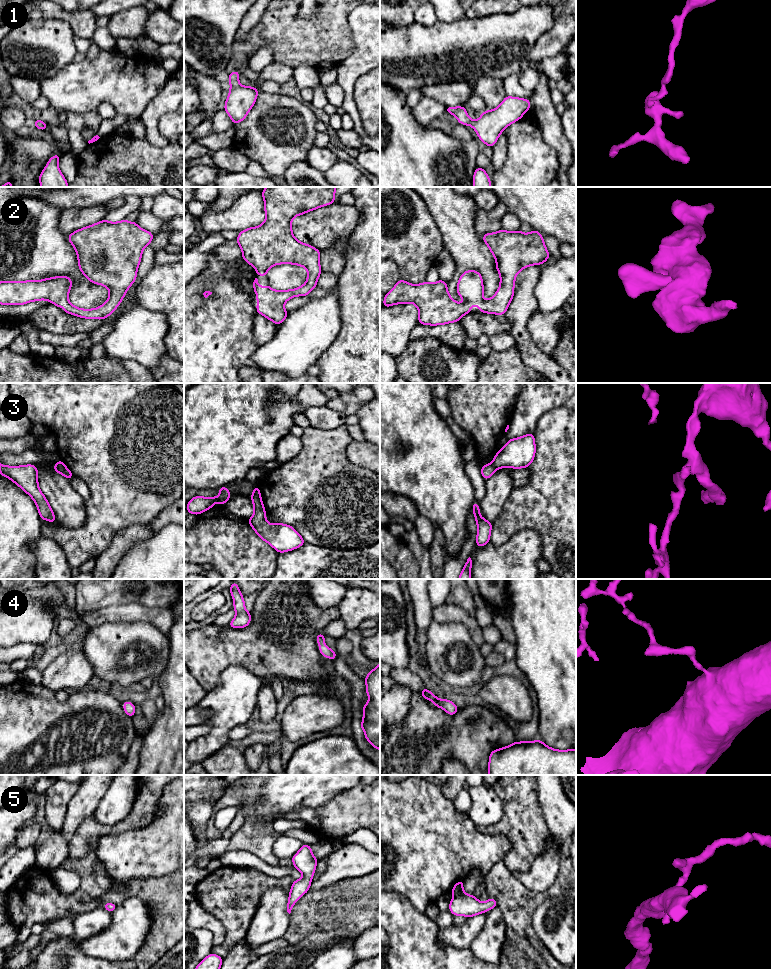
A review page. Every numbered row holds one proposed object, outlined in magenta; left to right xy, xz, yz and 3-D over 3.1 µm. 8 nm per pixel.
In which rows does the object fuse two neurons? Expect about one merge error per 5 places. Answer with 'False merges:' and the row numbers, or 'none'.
False merges: 3

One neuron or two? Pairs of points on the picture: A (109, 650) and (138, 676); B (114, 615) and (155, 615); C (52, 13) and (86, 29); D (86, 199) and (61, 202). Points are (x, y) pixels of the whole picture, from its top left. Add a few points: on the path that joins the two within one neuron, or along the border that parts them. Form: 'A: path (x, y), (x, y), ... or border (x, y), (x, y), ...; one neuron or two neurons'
A: path (109, 661), (109, 664), (121, 676), (127, 676); one neuron
B: path (124, 614), (145, 614); one neuron
C: path (60, 13), (78, 21); one neuron
D: path (80, 199), (67, 199); one neuron

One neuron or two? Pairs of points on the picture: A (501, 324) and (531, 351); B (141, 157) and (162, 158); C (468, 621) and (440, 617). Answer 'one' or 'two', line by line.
A: two
B: one
C: one

